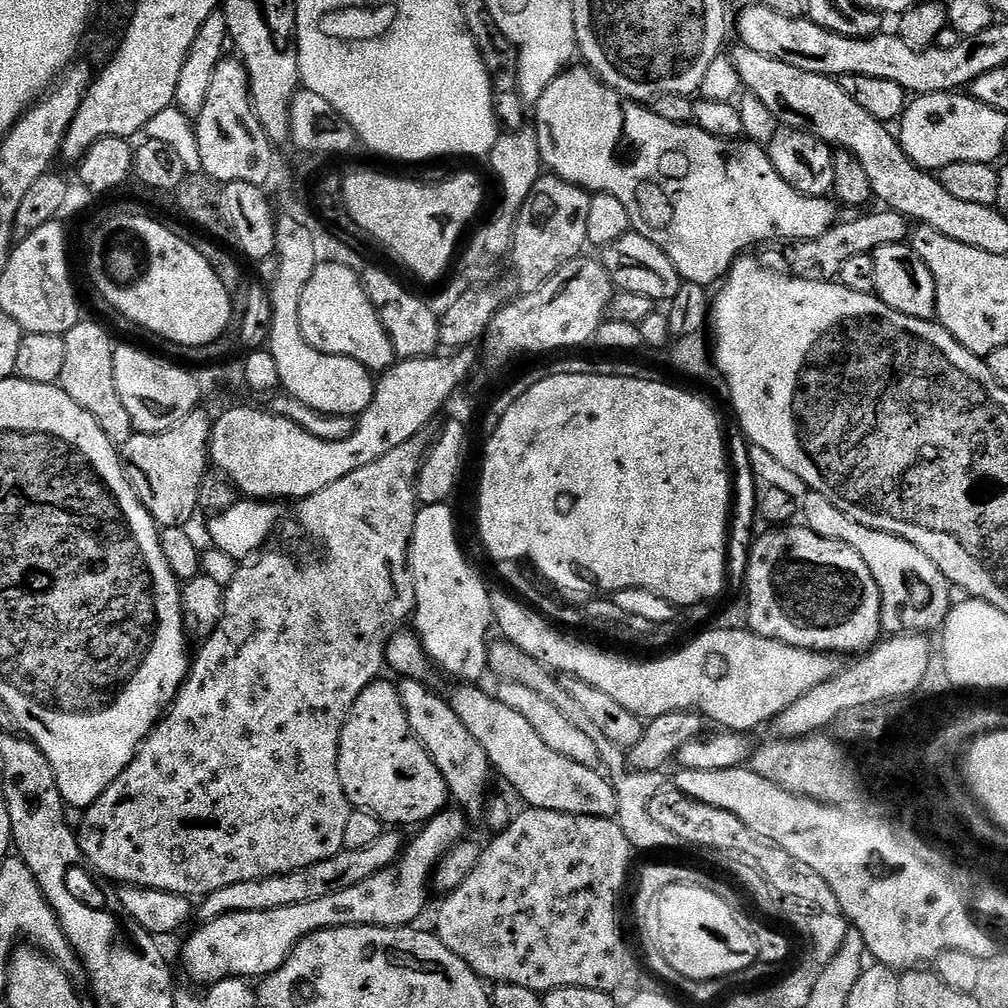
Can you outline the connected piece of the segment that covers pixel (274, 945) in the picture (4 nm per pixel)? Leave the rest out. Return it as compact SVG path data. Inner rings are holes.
M448 806L439 812L433 820L427 821L419 829L420 832L412 841L403 845L400 857L395 864L382 869L378 874L366 878L366 882L358 882L358 886L350 886L346 890L338 890L334 894L326 894L326 898L317 898L314 902L302 902L302 906L278 906L278 910L250 910L249 912L231 912L222 918L201 923L200 929L184 944L184 968L204 986L211 986L220 980L229 978L263 978L278 971L286 962L286 958L298 946L302 938L327 928L353 928L359 924L375 928L403 928L417 923L416 919L424 912L428 904L428 892L433 883L433 872L436 865L457 843L465 839L469 821L459 807Z

